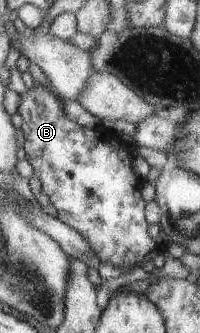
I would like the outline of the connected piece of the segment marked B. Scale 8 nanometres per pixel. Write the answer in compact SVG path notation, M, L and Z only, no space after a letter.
M33 86L23 98L17 110L22 116L22 130L25 134L25 158L32 165L33 175L42 185L42 192L54 205L57 216L71 228L81 232L97 250L101 262L113 266L140 266L154 255L157 240L149 236L149 221L143 200L144 180L134 171L133 153L121 139L121 134L102 124L93 128L79 126L65 112L64 103L45 86Z

